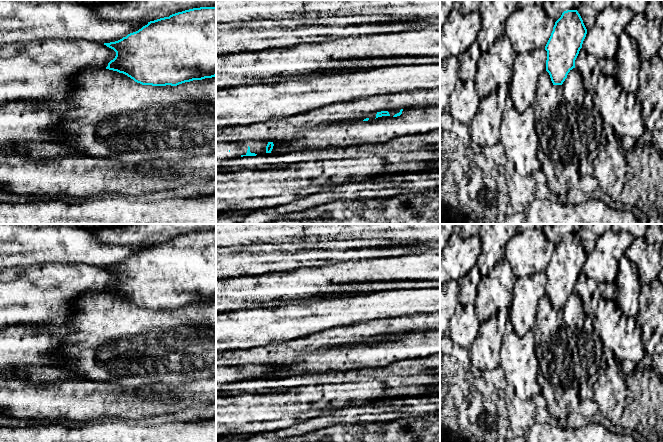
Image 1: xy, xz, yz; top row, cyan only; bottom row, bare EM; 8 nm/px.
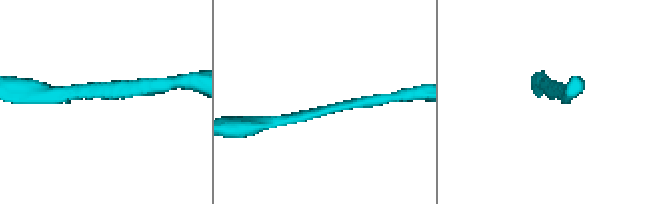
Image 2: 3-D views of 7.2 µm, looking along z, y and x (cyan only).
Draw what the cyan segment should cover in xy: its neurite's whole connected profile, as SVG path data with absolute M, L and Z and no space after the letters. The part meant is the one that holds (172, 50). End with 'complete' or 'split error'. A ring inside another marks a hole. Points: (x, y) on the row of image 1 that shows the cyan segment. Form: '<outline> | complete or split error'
M216 7L185 10L148 22L122 39L104 43L116 52L106 69L123 73L142 85L177 86L216 76Z | complete

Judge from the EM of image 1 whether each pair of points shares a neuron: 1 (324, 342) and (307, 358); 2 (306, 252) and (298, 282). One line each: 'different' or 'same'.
1: same
2: different

